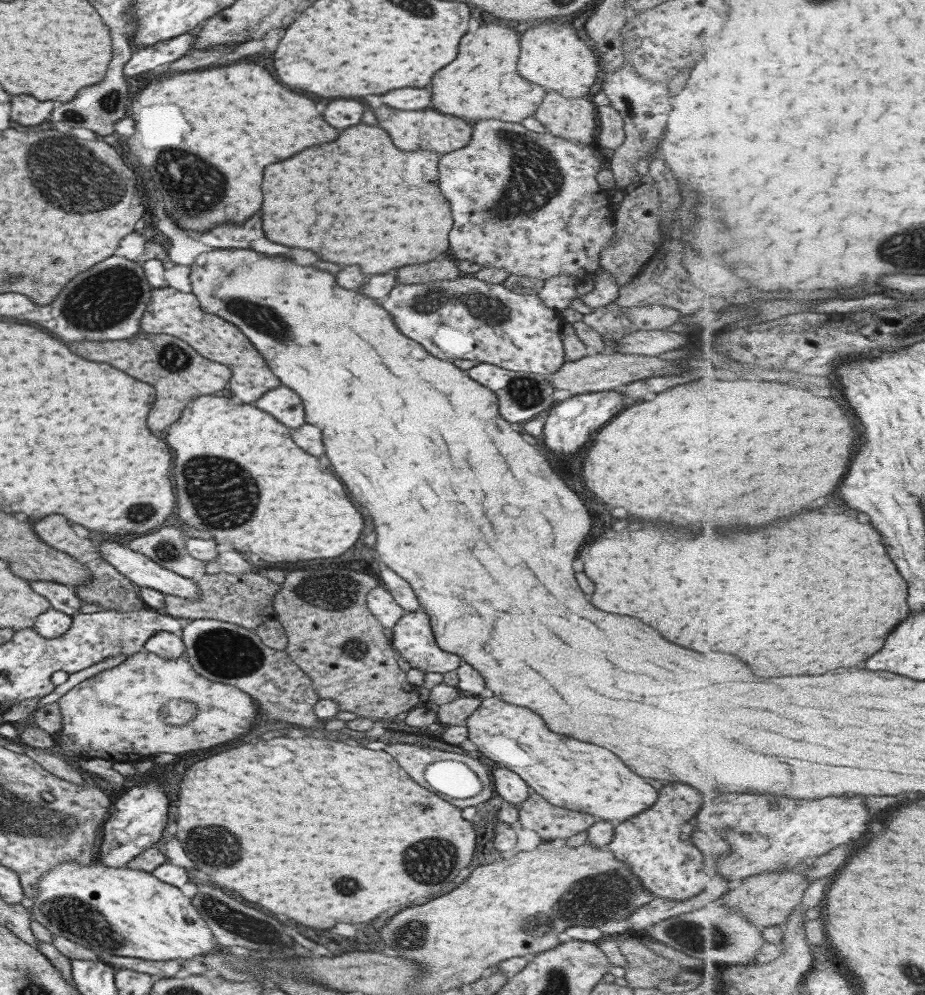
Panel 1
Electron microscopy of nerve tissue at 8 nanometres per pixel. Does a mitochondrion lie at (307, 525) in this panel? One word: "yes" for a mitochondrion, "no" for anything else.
no

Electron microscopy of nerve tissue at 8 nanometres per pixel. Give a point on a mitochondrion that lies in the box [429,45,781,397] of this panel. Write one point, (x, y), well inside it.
(535, 179)

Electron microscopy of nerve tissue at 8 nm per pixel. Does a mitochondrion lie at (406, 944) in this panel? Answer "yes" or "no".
yes

